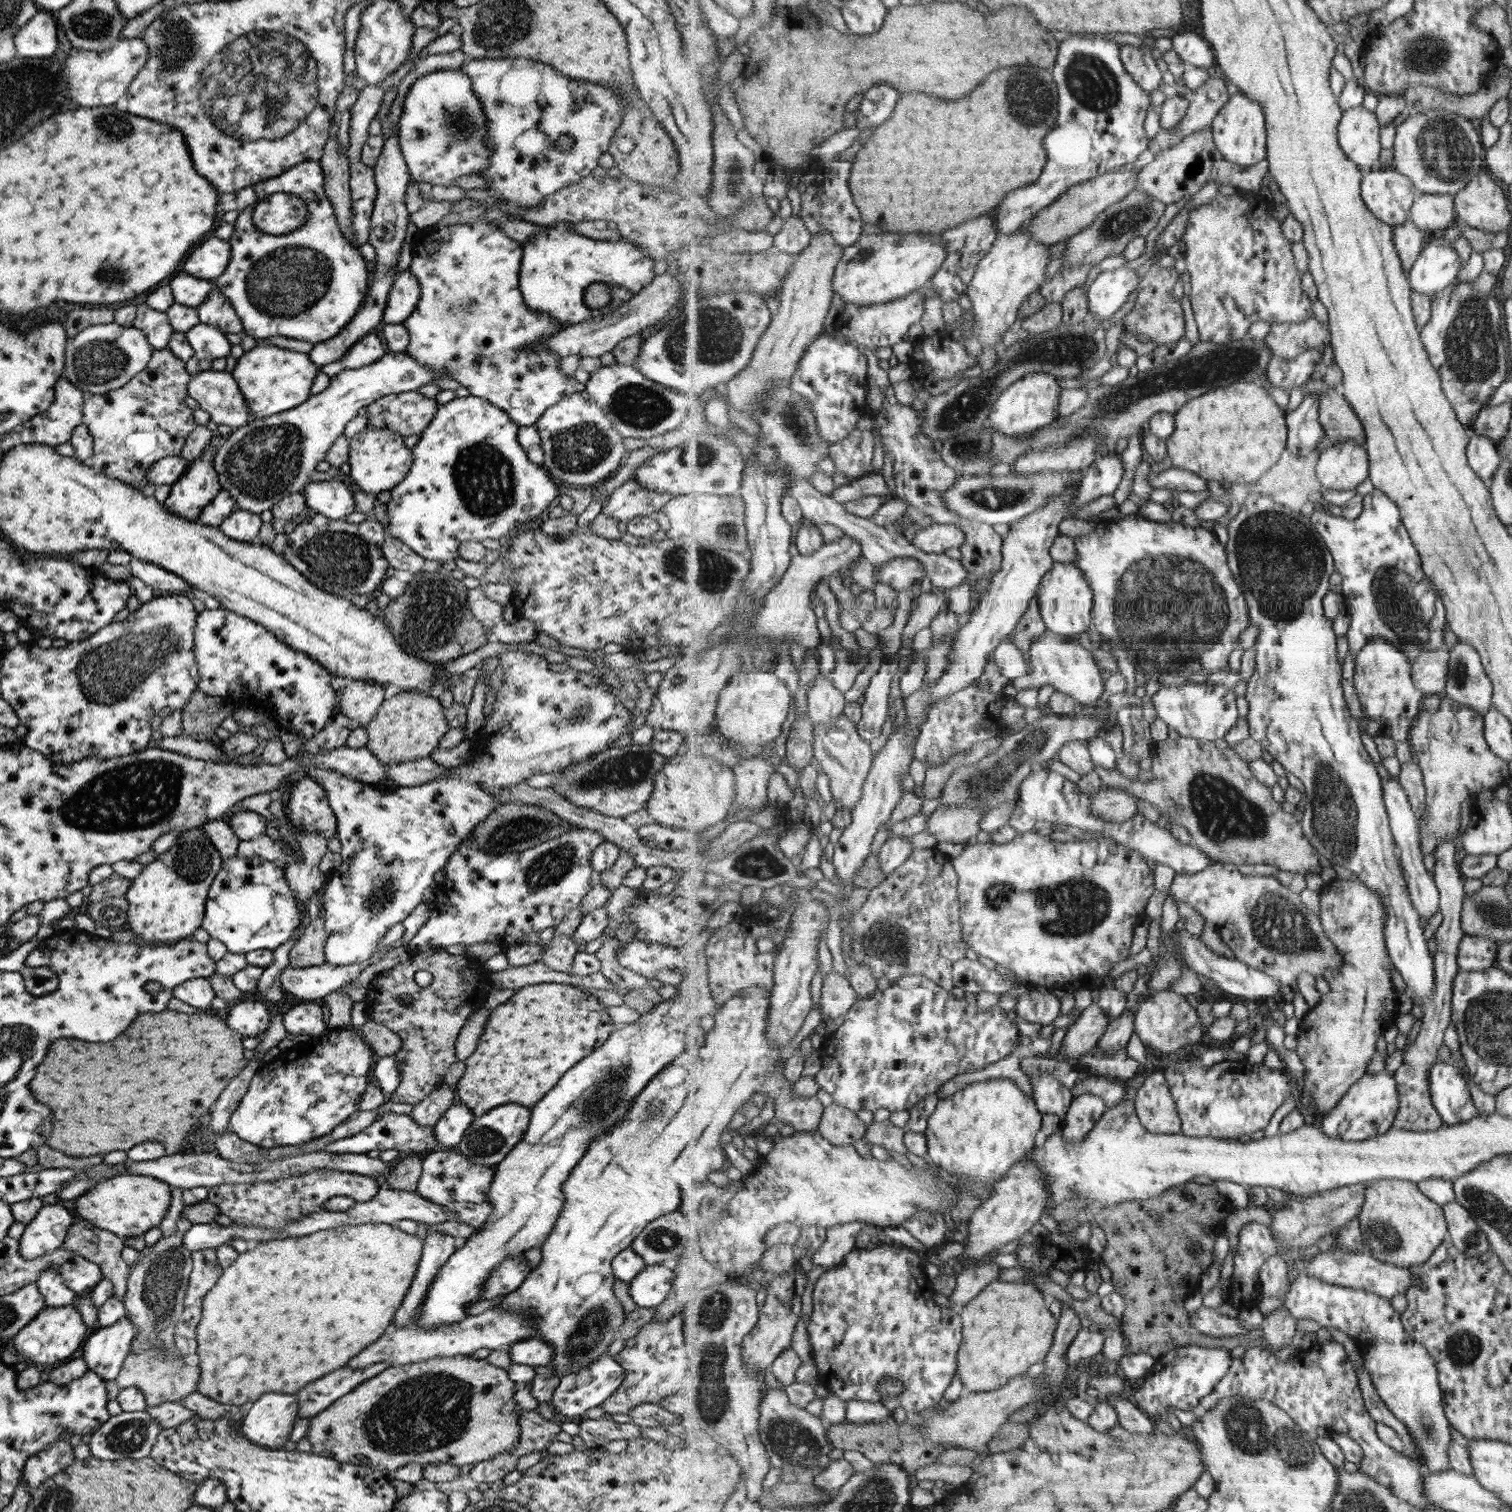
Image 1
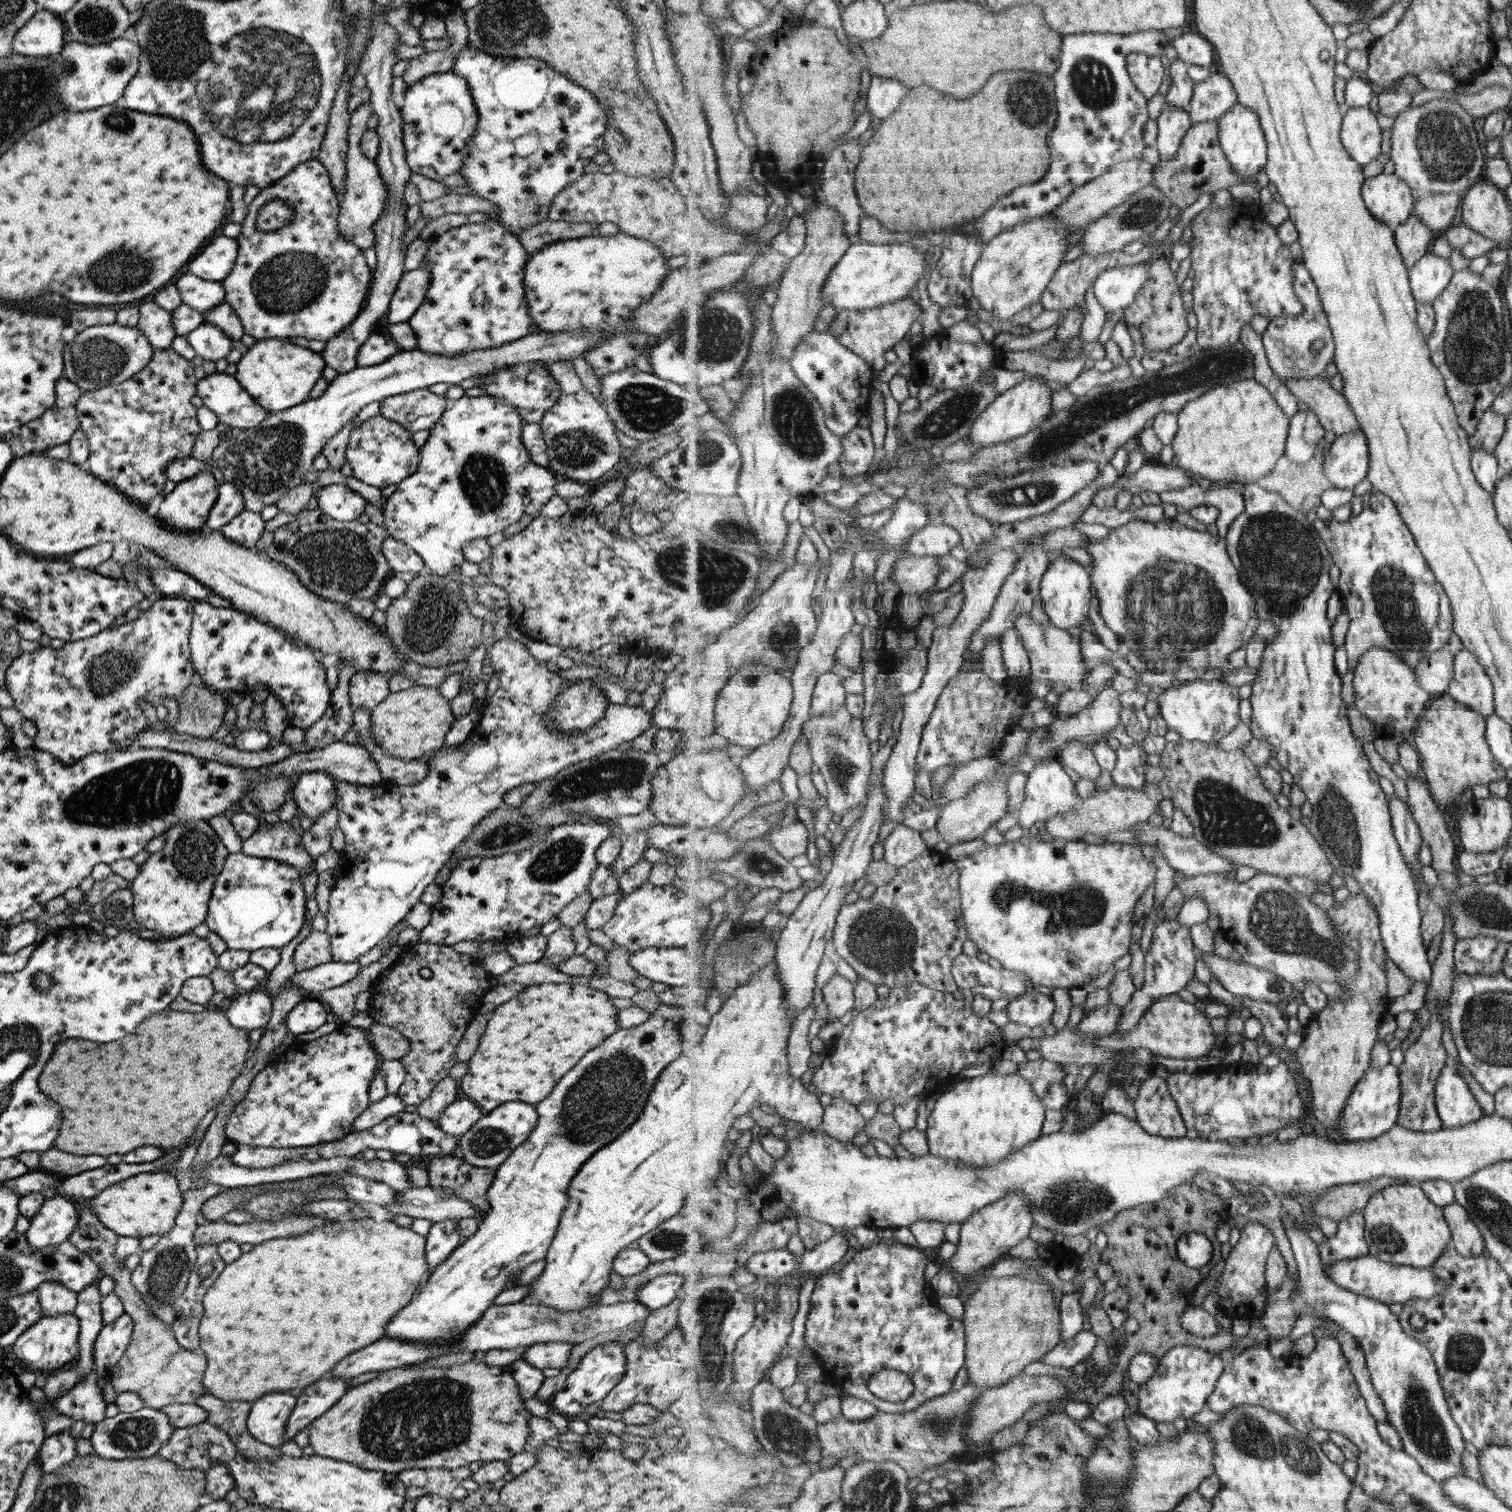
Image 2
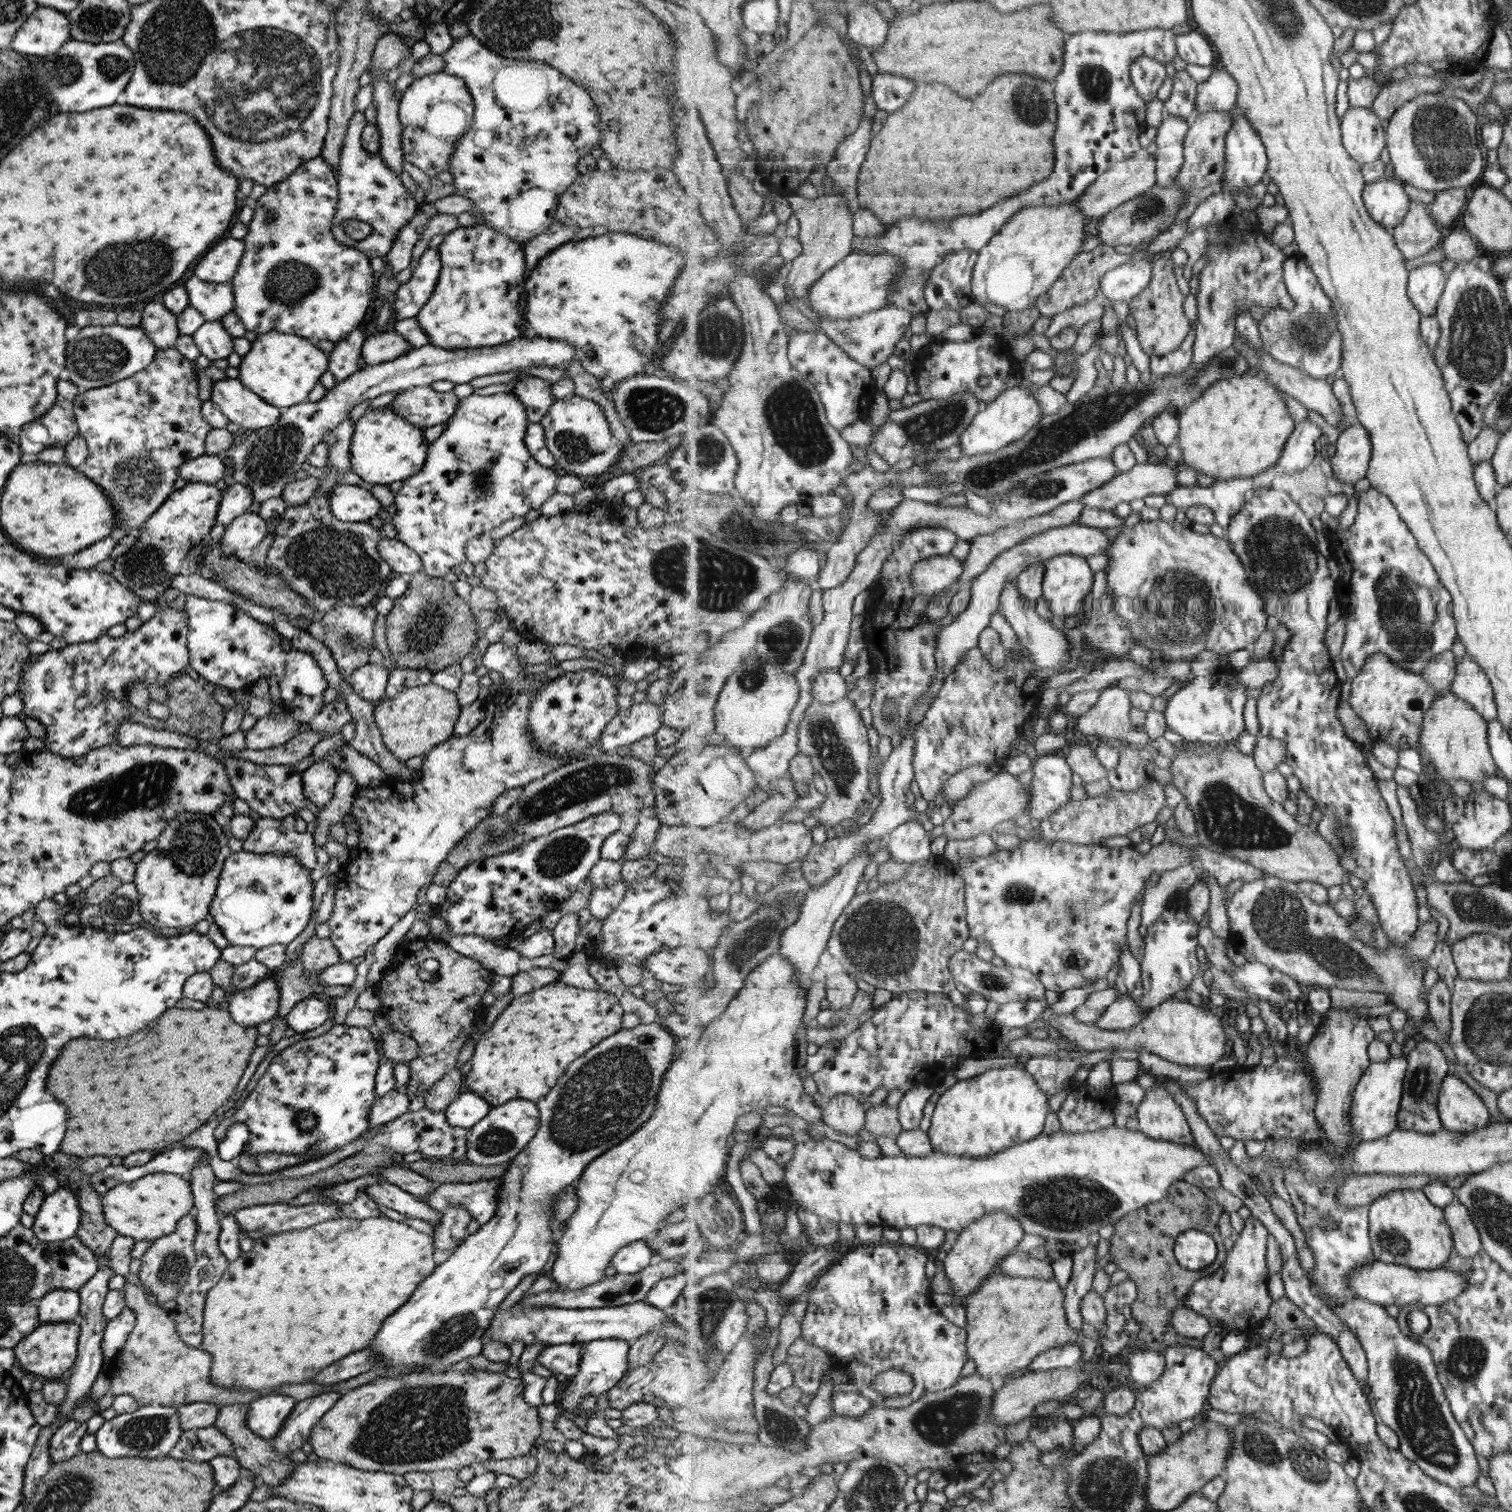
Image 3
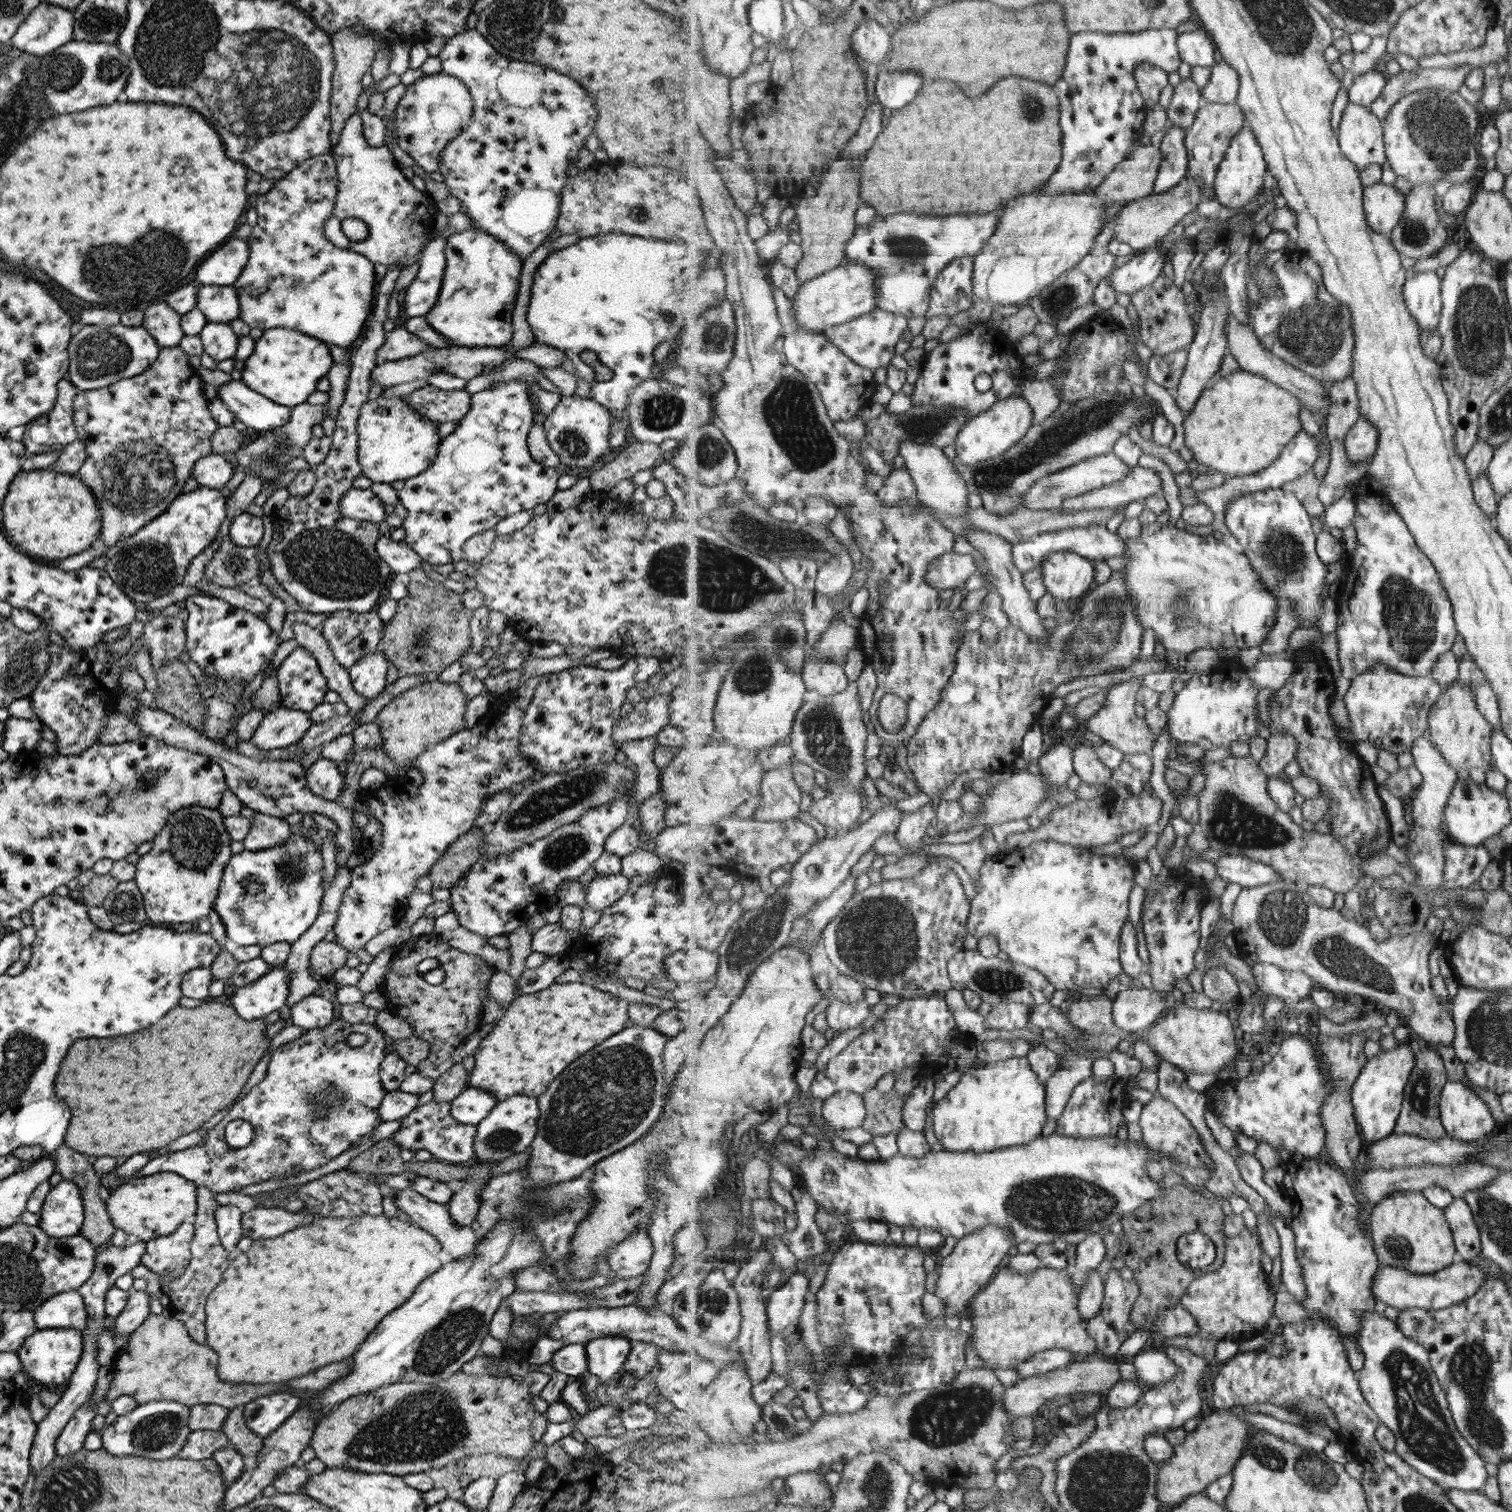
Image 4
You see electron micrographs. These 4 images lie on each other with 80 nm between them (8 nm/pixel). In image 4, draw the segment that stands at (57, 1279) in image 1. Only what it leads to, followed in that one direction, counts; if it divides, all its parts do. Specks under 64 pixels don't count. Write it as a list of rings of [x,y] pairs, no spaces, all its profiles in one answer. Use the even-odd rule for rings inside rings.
[[[77,1291],[60,1292],[50,1296],[33,1311],[33,1320],[37,1329],[44,1328],[74,1328],[82,1334],[83,1329],[88,1329],[90,1318],[85,1312],[82,1298]]]

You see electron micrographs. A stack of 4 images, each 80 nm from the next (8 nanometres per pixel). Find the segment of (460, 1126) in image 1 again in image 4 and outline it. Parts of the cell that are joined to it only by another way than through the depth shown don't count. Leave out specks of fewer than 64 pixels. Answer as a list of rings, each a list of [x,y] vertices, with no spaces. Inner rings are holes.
[[[466,1086],[450,1101],[450,1115],[461,1124],[476,1125],[497,1103],[498,1100],[492,1094]]]

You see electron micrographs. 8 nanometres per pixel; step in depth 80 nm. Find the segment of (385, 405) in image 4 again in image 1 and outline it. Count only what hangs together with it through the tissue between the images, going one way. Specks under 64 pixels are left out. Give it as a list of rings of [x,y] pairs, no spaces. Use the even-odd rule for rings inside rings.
[[[364,428],[349,441],[347,464],[351,467],[348,477],[366,495],[391,491],[409,472],[413,457],[403,445],[403,436],[389,428]]]

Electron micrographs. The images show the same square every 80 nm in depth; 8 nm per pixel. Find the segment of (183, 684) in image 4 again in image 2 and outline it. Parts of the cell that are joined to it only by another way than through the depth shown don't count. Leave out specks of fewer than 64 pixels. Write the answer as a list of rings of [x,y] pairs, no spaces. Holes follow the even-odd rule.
[[[189,683],[176,701],[179,712],[173,725],[175,733],[209,739],[222,726],[228,702],[210,689]]]

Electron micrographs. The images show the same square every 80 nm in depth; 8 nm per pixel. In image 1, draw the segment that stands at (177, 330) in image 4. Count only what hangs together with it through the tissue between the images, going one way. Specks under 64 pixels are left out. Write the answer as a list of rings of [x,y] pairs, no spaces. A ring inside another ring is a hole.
[[[143,303],[136,306],[132,326],[140,330],[145,340],[157,350],[166,348],[169,337],[174,331],[169,326],[164,312],[157,312]]]

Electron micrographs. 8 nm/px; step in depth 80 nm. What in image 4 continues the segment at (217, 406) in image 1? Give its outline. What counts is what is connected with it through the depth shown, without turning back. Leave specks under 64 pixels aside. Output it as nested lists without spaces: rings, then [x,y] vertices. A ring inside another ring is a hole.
[[[231,379],[216,389],[216,397],[227,407],[229,412],[233,413],[234,420],[245,424],[249,433],[279,429],[282,424],[287,422],[290,413],[290,407],[271,402],[268,398],[249,390],[240,380]]]

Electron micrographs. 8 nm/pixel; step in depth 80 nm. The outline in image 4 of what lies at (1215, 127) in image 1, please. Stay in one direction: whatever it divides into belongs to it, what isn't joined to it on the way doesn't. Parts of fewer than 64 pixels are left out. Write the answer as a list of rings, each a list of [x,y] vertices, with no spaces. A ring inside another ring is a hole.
[[[1240,130],[1232,139],[1230,147],[1227,149],[1225,160],[1220,164],[1218,175],[1216,176],[1216,194],[1224,205],[1232,209],[1241,209],[1247,204],[1256,207],[1259,203],[1253,198],[1259,194],[1259,190],[1265,184],[1265,174],[1268,170],[1265,152],[1259,144],[1256,134],[1252,130]]]

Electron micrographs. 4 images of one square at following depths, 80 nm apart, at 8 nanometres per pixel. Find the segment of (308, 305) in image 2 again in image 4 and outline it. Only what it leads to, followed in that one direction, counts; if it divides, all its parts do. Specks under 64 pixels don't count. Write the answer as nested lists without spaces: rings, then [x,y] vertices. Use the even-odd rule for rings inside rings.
[[[327,152],[304,160],[275,181],[265,194],[252,198],[251,206],[257,218],[246,240],[249,254],[239,276],[231,284],[238,296],[238,318],[249,328],[262,331],[275,327],[293,329],[341,348],[361,338],[374,306],[378,277],[373,271],[373,263],[363,255],[336,248],[325,240],[323,225],[334,205],[336,184],[334,160]]]

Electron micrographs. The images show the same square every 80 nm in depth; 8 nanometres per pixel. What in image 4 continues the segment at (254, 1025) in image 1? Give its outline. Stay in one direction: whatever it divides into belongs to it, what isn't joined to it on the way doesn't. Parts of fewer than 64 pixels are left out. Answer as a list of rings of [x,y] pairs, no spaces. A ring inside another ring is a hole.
[[[276,966],[260,976],[254,982],[237,987],[231,1006],[239,1014],[239,1018],[253,1020],[264,1018],[269,1012],[275,1012],[285,1004],[289,994],[287,969]]]

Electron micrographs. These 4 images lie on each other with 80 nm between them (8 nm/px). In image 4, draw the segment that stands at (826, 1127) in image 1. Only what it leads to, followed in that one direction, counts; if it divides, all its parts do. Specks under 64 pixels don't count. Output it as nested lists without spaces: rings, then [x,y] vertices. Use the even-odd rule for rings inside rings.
[[[853,1090],[837,1092],[823,1102],[822,1116],[827,1124],[837,1130],[863,1126],[867,1116],[864,1095]]]

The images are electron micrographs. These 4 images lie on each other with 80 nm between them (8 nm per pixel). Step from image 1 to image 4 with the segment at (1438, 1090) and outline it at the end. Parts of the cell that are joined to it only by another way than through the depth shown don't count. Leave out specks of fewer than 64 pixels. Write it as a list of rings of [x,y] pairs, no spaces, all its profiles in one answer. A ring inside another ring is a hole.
[[[1451,1079],[1442,1090],[1440,1117],[1449,1136],[1466,1141],[1484,1141],[1502,1128],[1469,1086]]]

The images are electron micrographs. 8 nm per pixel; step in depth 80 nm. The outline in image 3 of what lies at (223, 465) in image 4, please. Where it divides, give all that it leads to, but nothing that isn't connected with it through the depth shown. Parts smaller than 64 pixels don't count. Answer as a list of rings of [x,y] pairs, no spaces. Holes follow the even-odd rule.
[[[203,454],[183,463],[177,470],[177,477],[188,482],[205,482],[215,486],[216,482],[223,479],[227,473],[226,462],[220,456]]]

